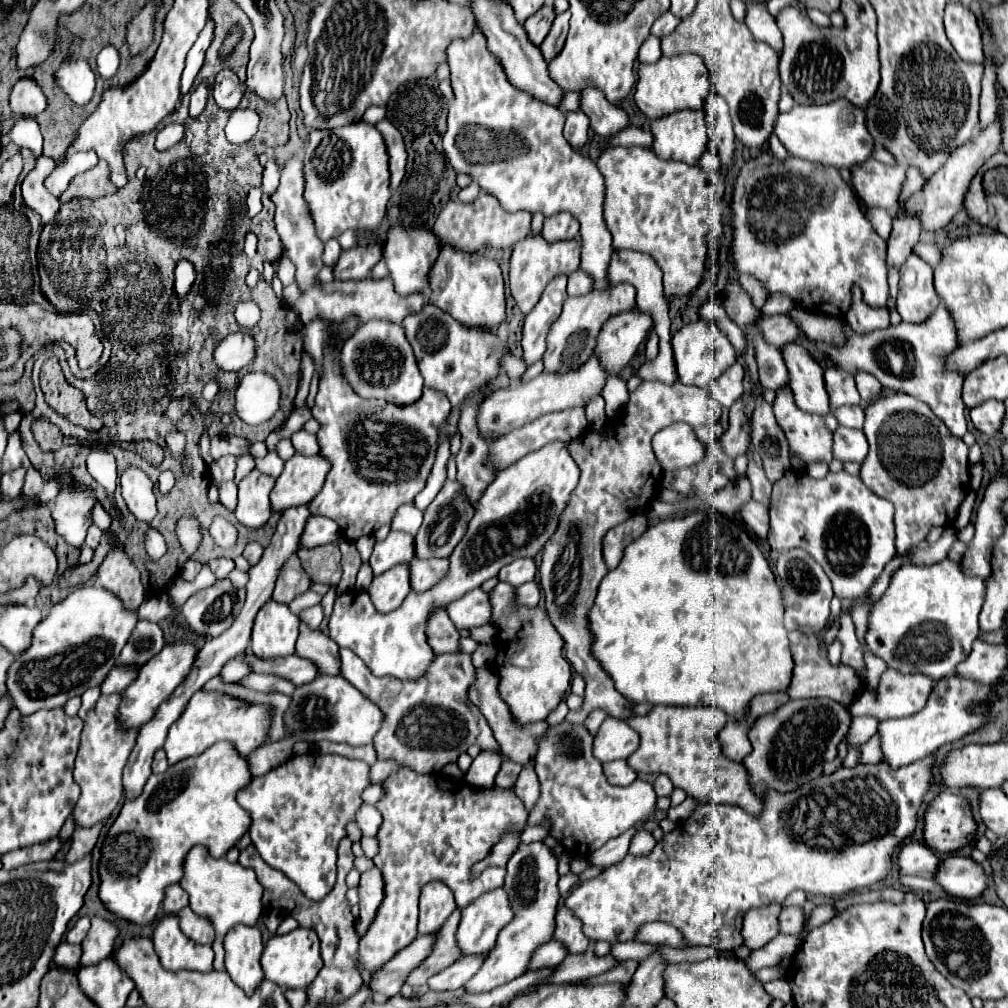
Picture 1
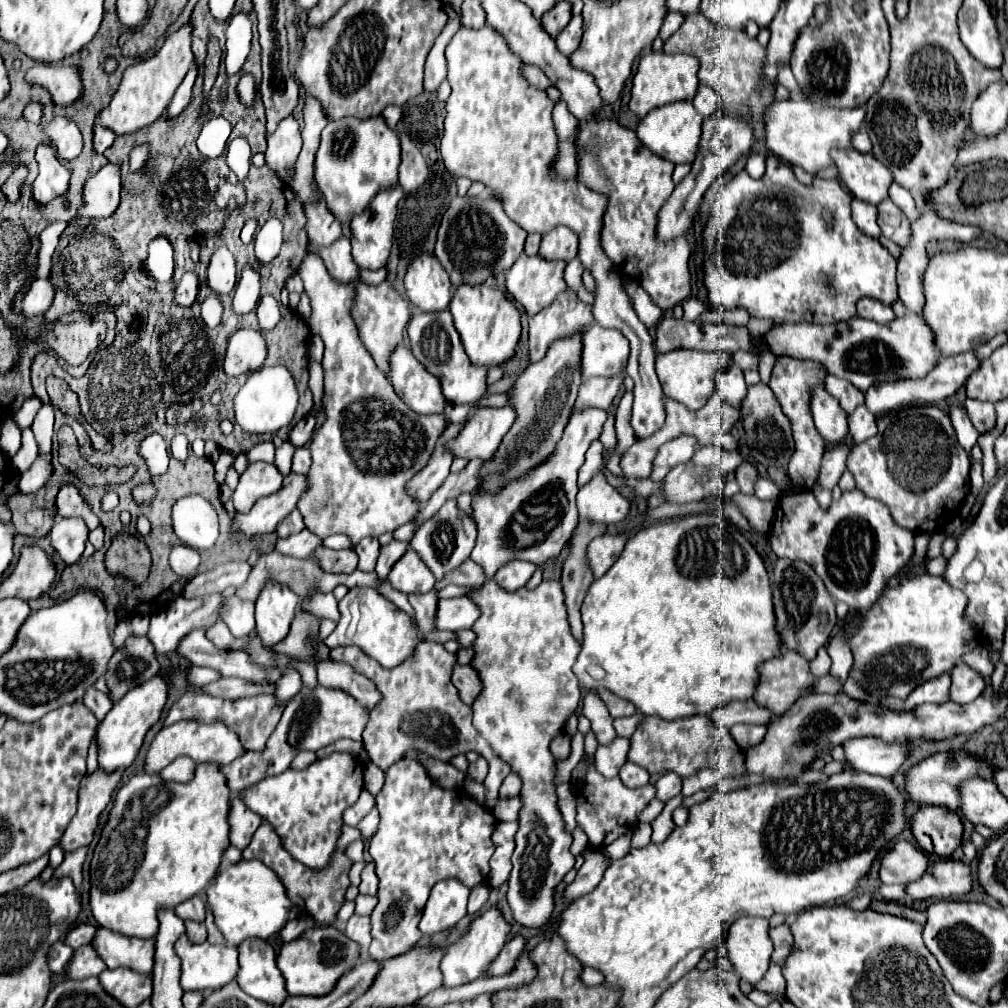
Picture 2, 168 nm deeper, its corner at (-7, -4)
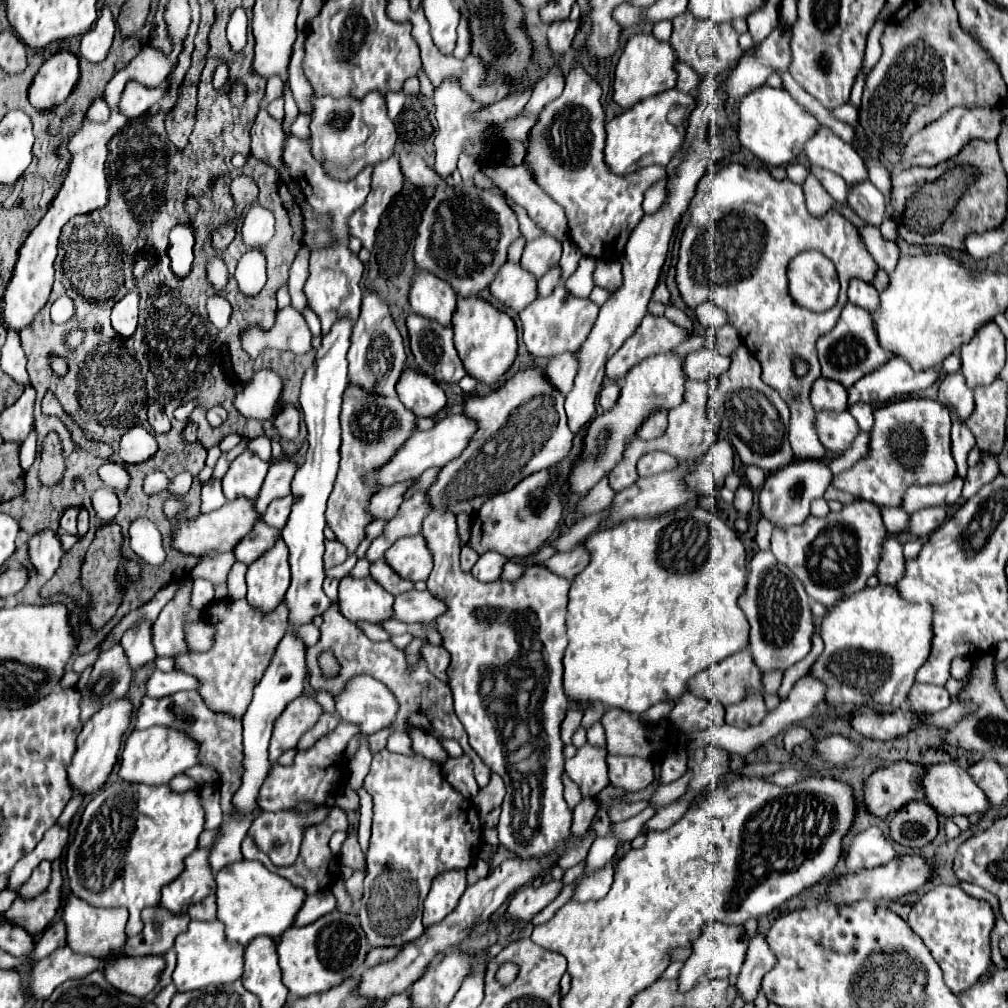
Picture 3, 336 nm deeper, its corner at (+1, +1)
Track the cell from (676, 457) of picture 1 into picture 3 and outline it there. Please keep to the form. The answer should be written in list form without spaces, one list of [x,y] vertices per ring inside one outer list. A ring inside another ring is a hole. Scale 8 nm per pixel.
[[[653,451],[639,459],[637,473],[639,473],[639,477],[649,477],[649,475],[673,469],[673,467],[677,467],[677,459],[673,455],[669,455],[665,451]]]

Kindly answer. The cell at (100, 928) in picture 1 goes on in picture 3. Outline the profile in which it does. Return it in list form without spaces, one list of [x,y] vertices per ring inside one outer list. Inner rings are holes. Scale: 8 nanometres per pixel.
[[[59,947],[47,959],[41,959],[33,965],[33,971],[27,979],[27,987],[37,1001],[49,999],[51,991],[65,983],[67,979],[83,979],[91,971],[99,969],[99,959],[89,955],[75,955],[71,947]]]

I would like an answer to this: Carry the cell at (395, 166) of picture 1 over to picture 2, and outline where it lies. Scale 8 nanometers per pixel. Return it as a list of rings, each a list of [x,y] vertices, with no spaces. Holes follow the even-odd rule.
[[[401,136],[401,166],[399,166],[399,184],[405,188],[405,192],[417,190],[421,184],[425,184],[429,168],[425,158],[421,156],[419,148],[409,140],[409,136]]]

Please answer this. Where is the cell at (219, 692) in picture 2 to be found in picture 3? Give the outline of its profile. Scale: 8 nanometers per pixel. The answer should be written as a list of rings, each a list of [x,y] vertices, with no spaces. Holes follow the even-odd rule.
[[[155,671],[147,683],[147,695],[157,699],[179,691],[197,691],[197,689],[199,689],[199,679],[193,679],[191,675],[181,671],[171,671],[171,673]]]

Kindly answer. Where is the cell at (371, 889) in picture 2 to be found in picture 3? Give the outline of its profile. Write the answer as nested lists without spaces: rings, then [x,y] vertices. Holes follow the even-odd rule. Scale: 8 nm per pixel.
[[[347,837],[339,853],[339,863],[351,867],[353,871],[365,871],[365,855],[357,843],[357,837]]]

